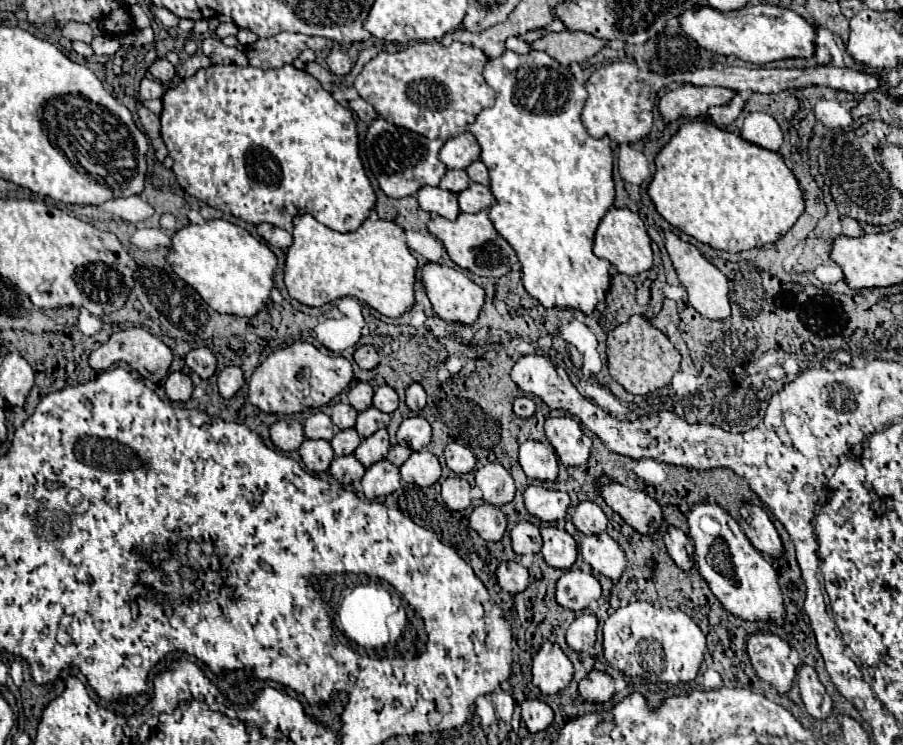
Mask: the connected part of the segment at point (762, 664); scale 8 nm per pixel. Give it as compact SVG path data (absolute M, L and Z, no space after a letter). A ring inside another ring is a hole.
M756 632L748 638L748 656L758 678L768 682L778 694L786 694L792 688L796 668L788 660L788 642L778 636Z

